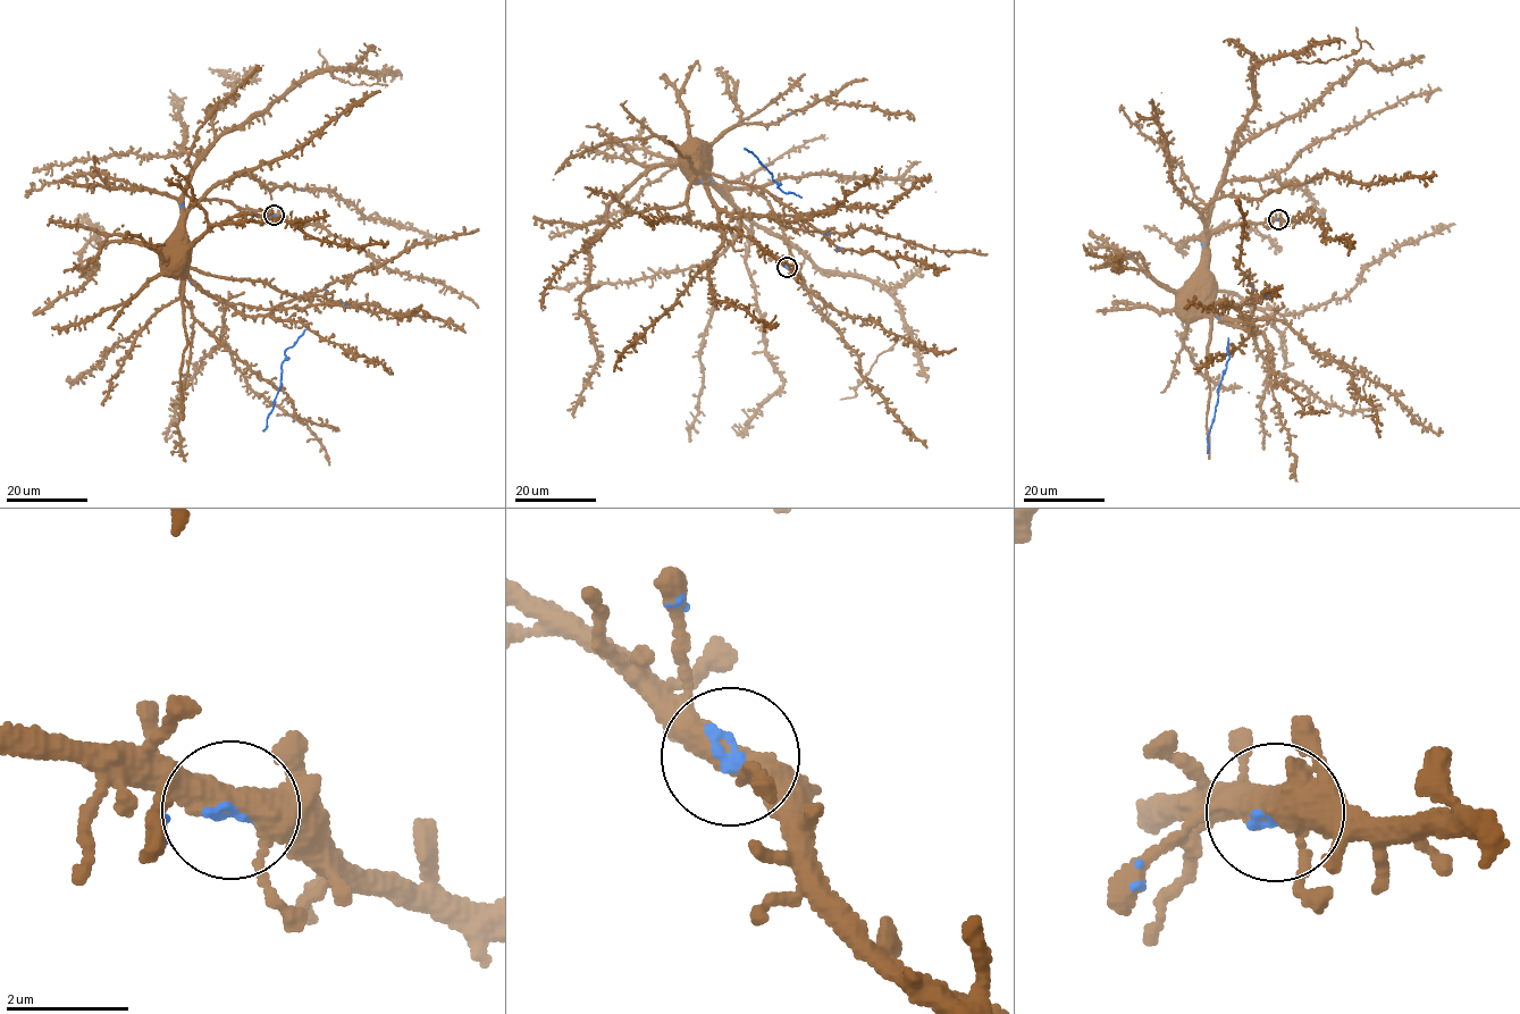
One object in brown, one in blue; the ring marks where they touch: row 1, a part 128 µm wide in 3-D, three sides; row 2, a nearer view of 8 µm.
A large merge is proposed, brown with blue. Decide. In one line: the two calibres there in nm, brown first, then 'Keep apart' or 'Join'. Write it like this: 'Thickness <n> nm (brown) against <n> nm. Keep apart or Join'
Thickness 400 nm (brown) against 120 nm. Join

